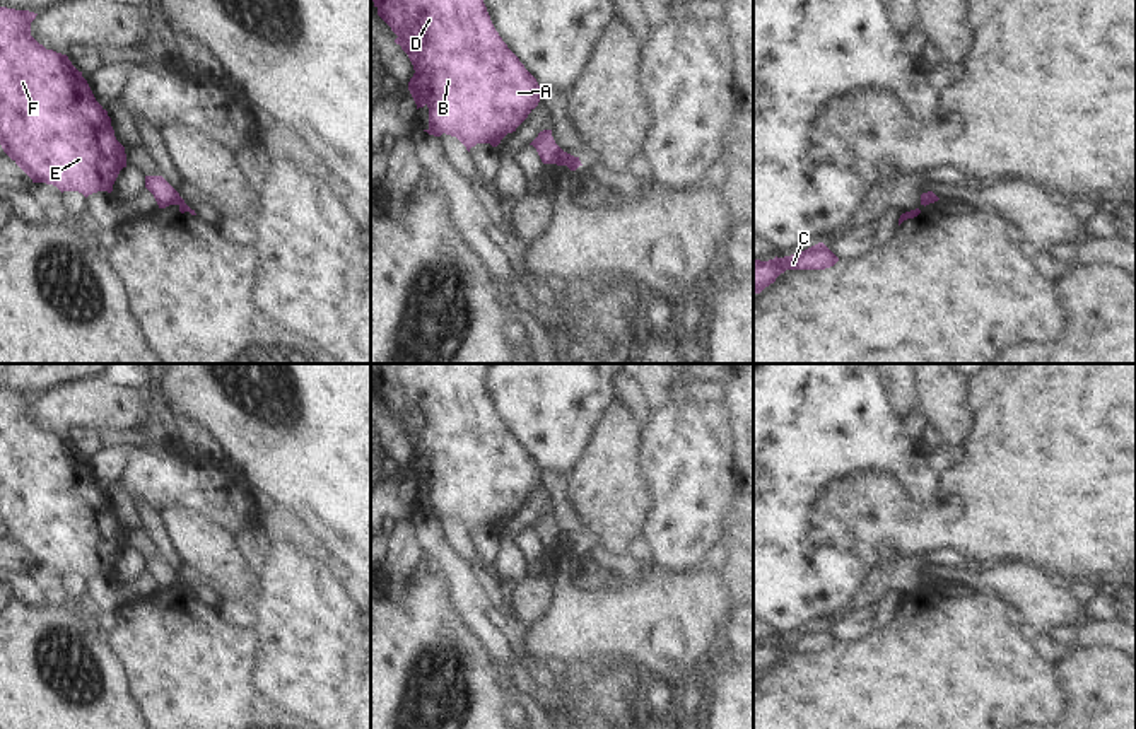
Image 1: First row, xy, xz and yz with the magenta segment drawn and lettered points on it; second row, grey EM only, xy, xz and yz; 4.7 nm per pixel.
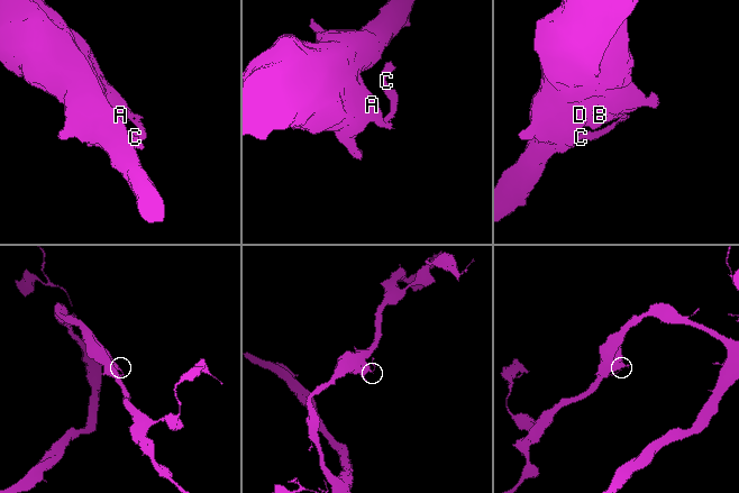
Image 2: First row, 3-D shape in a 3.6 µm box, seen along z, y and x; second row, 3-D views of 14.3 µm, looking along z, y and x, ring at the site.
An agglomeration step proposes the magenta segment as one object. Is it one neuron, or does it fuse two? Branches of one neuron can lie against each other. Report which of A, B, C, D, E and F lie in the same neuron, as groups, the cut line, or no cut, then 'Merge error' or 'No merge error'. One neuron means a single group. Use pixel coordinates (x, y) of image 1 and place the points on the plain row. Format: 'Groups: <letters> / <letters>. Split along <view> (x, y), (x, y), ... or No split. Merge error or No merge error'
Groups: A B D E F / C. Split along xz (561, 531), (554, 545). Merge error.

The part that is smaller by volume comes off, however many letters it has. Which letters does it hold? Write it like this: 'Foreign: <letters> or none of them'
Foreign: C

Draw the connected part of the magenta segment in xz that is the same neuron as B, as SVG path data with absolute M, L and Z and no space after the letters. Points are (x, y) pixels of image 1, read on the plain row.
M371 364L371 382L378 398L398 418L396 427L408 437L413 459L408 473L419 490L429 490L429 517L442 516L456 519L470 534L477 526L497 529L538 488L542 469L524 451L519 440L507 430L495 413L483 379L490 364Z

